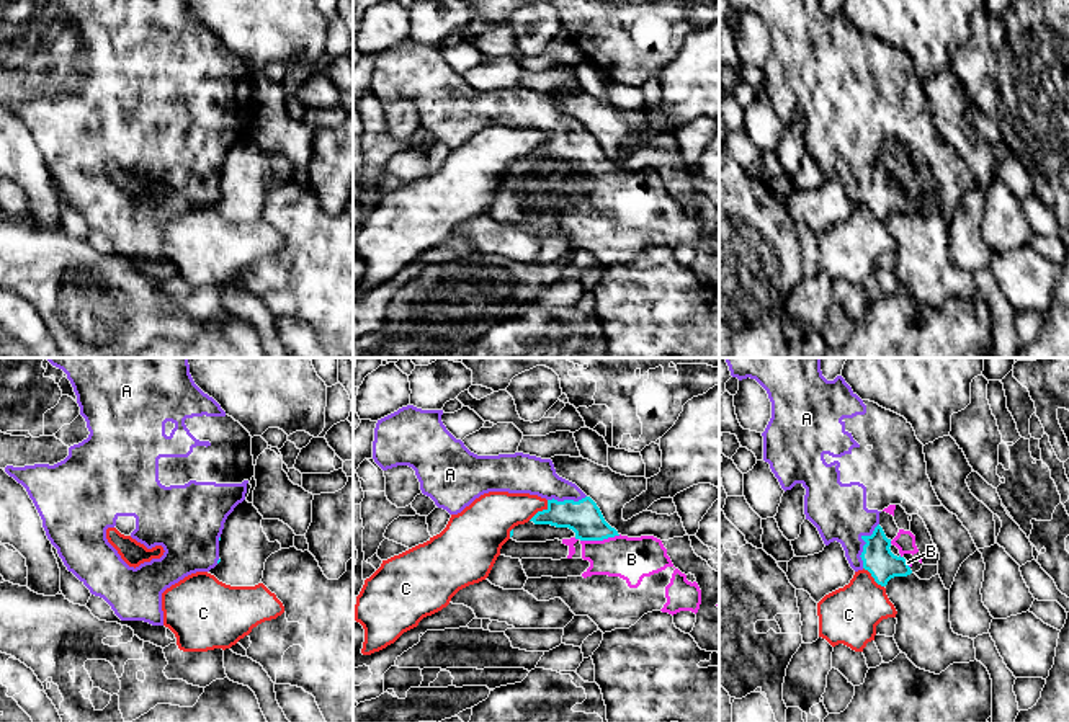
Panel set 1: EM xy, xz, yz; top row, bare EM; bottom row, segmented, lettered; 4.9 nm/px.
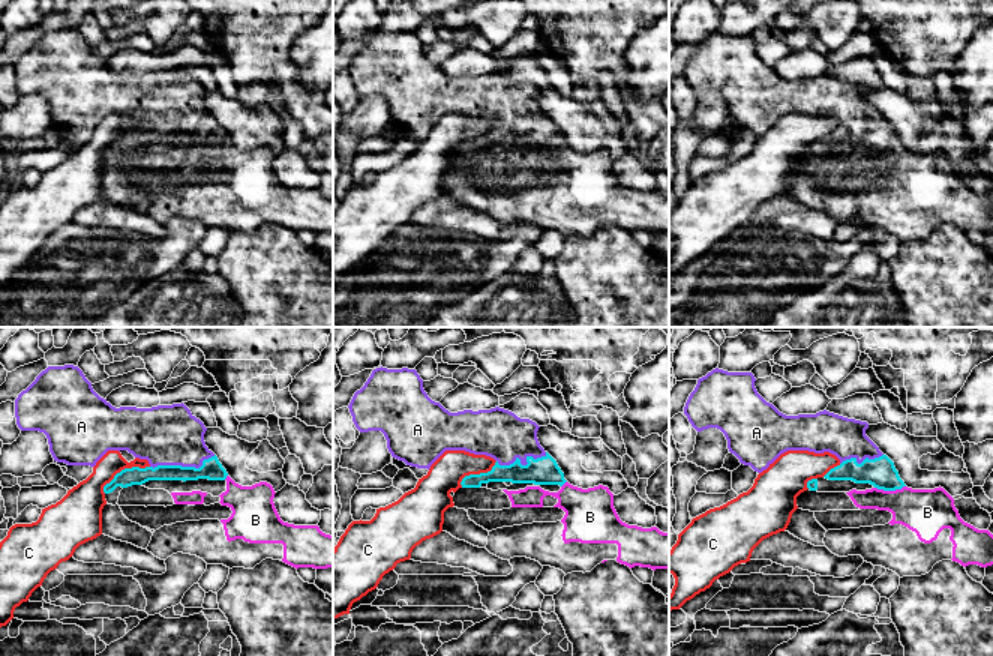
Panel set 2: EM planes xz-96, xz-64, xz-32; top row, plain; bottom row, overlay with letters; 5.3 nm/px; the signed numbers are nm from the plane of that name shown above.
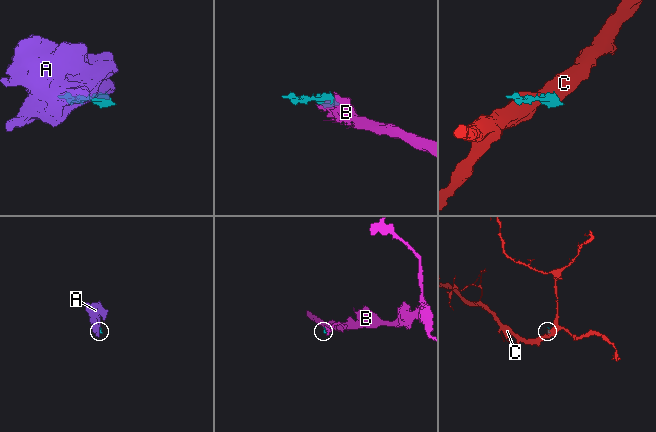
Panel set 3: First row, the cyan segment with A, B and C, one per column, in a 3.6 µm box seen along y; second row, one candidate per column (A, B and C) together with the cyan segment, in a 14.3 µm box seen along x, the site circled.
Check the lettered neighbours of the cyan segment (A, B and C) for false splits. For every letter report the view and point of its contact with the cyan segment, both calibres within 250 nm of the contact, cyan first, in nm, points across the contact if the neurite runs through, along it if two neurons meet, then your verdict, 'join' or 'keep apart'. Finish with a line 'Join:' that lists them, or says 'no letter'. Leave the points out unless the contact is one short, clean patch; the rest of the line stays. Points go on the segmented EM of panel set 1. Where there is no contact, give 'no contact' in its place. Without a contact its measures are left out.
A: contact yz (865, 541); calibres 150 and 280 nm; join
B: contact xz (600, 539); calibres 170 and 220 nm; join
C: contact xz (540, 512); calibres 170 and 240 nm; keep apart
Join: A, B

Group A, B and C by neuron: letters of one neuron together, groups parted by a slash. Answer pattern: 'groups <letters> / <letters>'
groups A B / C

